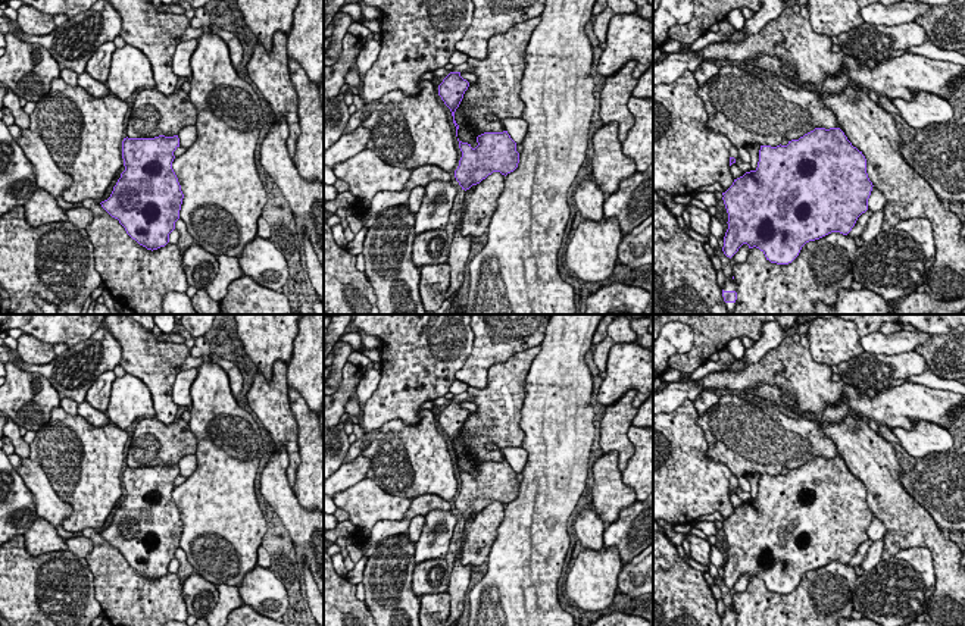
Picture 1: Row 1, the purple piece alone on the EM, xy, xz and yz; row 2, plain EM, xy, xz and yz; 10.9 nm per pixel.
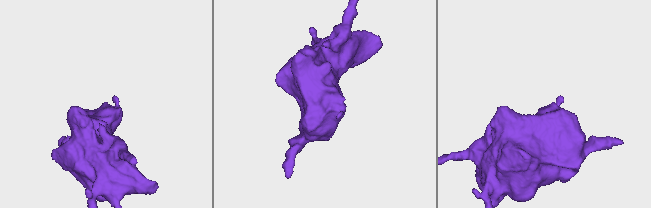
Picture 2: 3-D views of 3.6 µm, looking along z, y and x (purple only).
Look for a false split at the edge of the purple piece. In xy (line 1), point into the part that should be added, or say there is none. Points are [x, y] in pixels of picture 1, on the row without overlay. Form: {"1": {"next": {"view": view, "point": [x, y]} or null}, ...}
{"1": {"next": null}}

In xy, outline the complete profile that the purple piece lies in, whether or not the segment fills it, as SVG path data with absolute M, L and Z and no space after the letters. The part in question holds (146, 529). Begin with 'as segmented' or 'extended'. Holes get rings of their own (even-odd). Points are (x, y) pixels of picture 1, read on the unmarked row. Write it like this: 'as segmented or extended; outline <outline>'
as segmented; outline M178 464L154 467L124 467L122 488L125 500L121 503L110 526L102 536L125 557L127 563L147 579L157 579L169 572L175 558L184 523L172 498L174 481L179 476Z

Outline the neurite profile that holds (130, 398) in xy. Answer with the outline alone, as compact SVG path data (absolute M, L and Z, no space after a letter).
M127 373L116 378L110 389L107 419L121 429L128 429L135 420L156 417L150 389L141 379Z

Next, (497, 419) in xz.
M537 345L513 354L503 363L493 364L484 389L468 388L477 411L469 413L455 441L459 470L475 478L478 464L503 461L506 460L503 448L521 447L525 436L521 428L525 381L540 350L541 347Z

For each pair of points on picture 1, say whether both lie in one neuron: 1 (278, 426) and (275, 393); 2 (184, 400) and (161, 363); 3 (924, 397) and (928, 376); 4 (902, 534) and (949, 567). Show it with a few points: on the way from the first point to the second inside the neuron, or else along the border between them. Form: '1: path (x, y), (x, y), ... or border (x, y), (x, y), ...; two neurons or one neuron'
1: path (277, 418), (275, 401); one neuron
2: border (180, 369), (172, 385), (172, 401), (177, 406); two neurons
3: border (893, 385), (915, 382), (949, 391); two neurons
4: path (915, 534), (923, 534), (943, 554); one neuron

